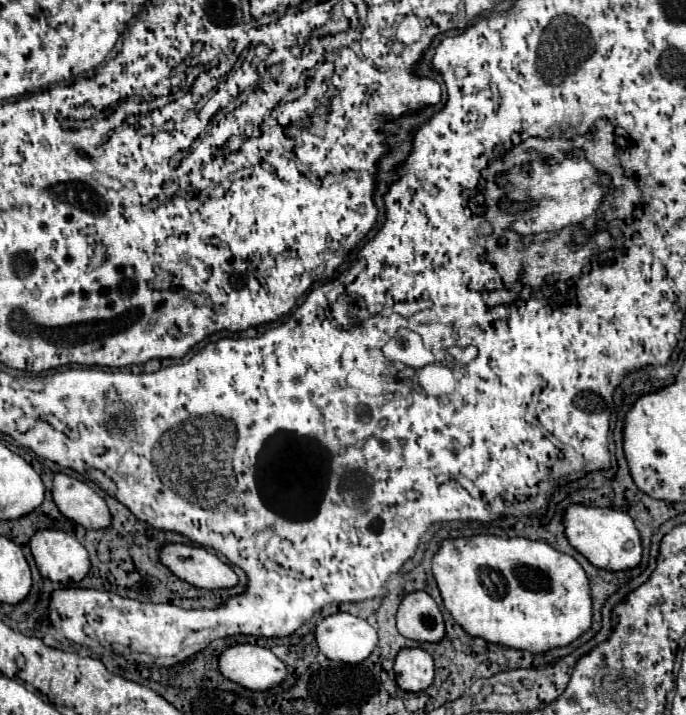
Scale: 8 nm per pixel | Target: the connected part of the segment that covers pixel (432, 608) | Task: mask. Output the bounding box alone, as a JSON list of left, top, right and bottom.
[397,591,445,643]

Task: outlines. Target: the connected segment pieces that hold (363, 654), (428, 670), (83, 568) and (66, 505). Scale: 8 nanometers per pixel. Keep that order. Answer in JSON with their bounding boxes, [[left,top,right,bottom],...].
[[315,613,377,665],[395,647,433,693],[29,529,91,583],[53,473,111,529]]

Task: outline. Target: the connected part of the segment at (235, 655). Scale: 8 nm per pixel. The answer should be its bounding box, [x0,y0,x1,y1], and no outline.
[219,643,287,691]

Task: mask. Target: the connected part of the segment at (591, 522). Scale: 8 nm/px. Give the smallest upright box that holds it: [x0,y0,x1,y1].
[565,505,641,571]

